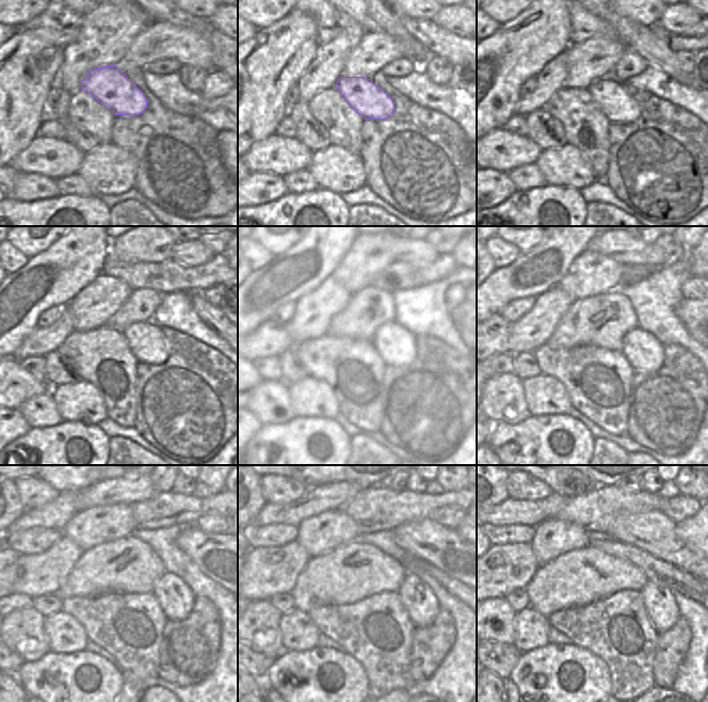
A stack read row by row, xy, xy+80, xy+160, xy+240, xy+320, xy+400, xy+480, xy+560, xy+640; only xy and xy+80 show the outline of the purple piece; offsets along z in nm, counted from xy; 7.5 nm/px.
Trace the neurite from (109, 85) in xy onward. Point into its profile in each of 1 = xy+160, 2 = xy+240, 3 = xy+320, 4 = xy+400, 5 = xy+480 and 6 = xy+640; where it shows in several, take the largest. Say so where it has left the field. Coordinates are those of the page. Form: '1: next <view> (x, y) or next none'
1: next xy+160 (617, 106)
2: next xy+240 (146, 339)
3: next xy+320 (397, 346)
4: next xy+400 (642, 350)
5: next xy+480 (176, 600)
6: next xy+640 (660, 605)

